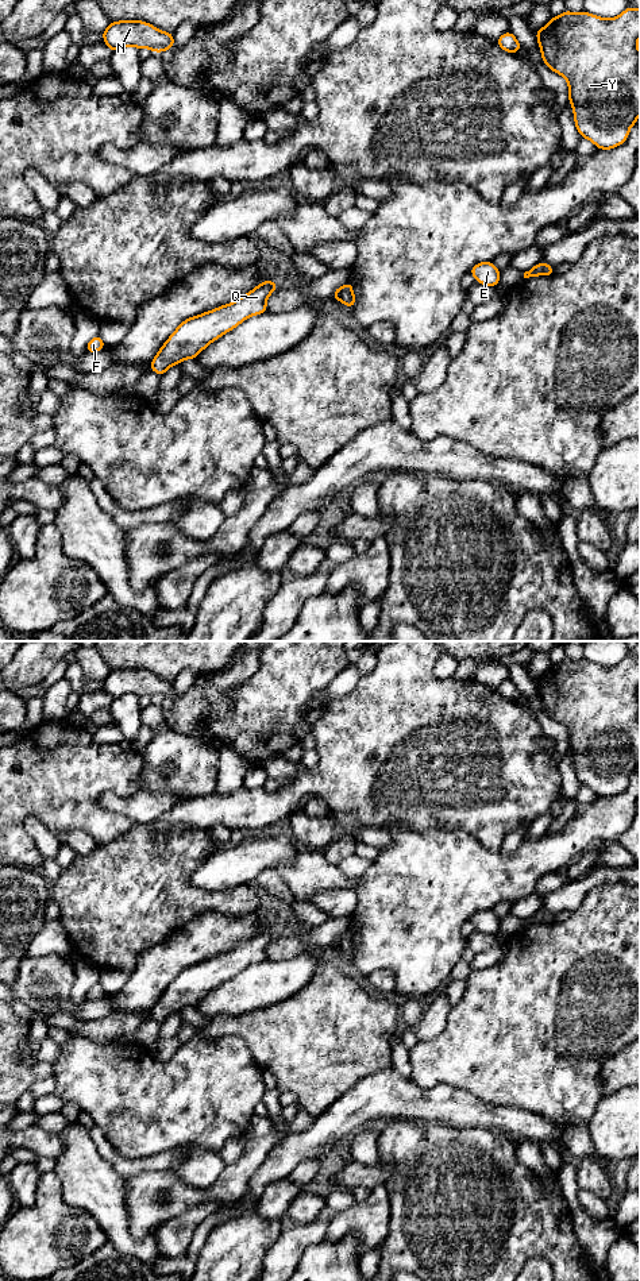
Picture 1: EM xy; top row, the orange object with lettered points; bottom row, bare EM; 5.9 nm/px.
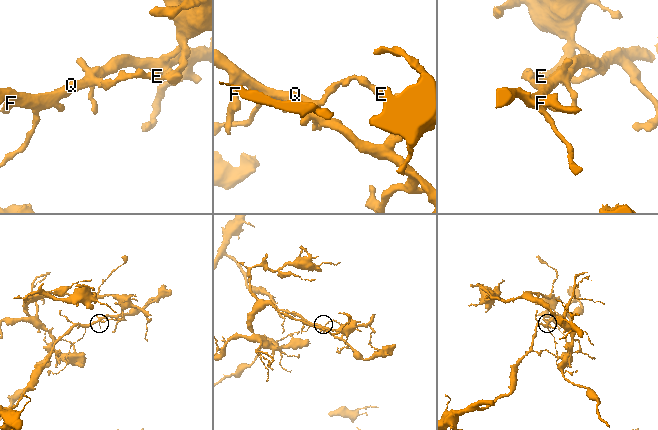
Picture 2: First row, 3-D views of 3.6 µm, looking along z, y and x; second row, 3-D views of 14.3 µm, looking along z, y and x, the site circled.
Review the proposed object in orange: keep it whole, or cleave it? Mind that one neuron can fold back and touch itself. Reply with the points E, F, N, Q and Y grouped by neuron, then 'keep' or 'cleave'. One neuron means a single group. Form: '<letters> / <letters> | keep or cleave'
E N Y / F Q | cleave

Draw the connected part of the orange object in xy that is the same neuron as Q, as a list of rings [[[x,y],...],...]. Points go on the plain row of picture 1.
[[[261,930],[250,941],[231,952],[219,954],[181,971],[154,1004],[150,1018],[159,1025],[174,1012],[196,1004],[246,966],[267,960],[267,945],[277,937],[277,930]]]

